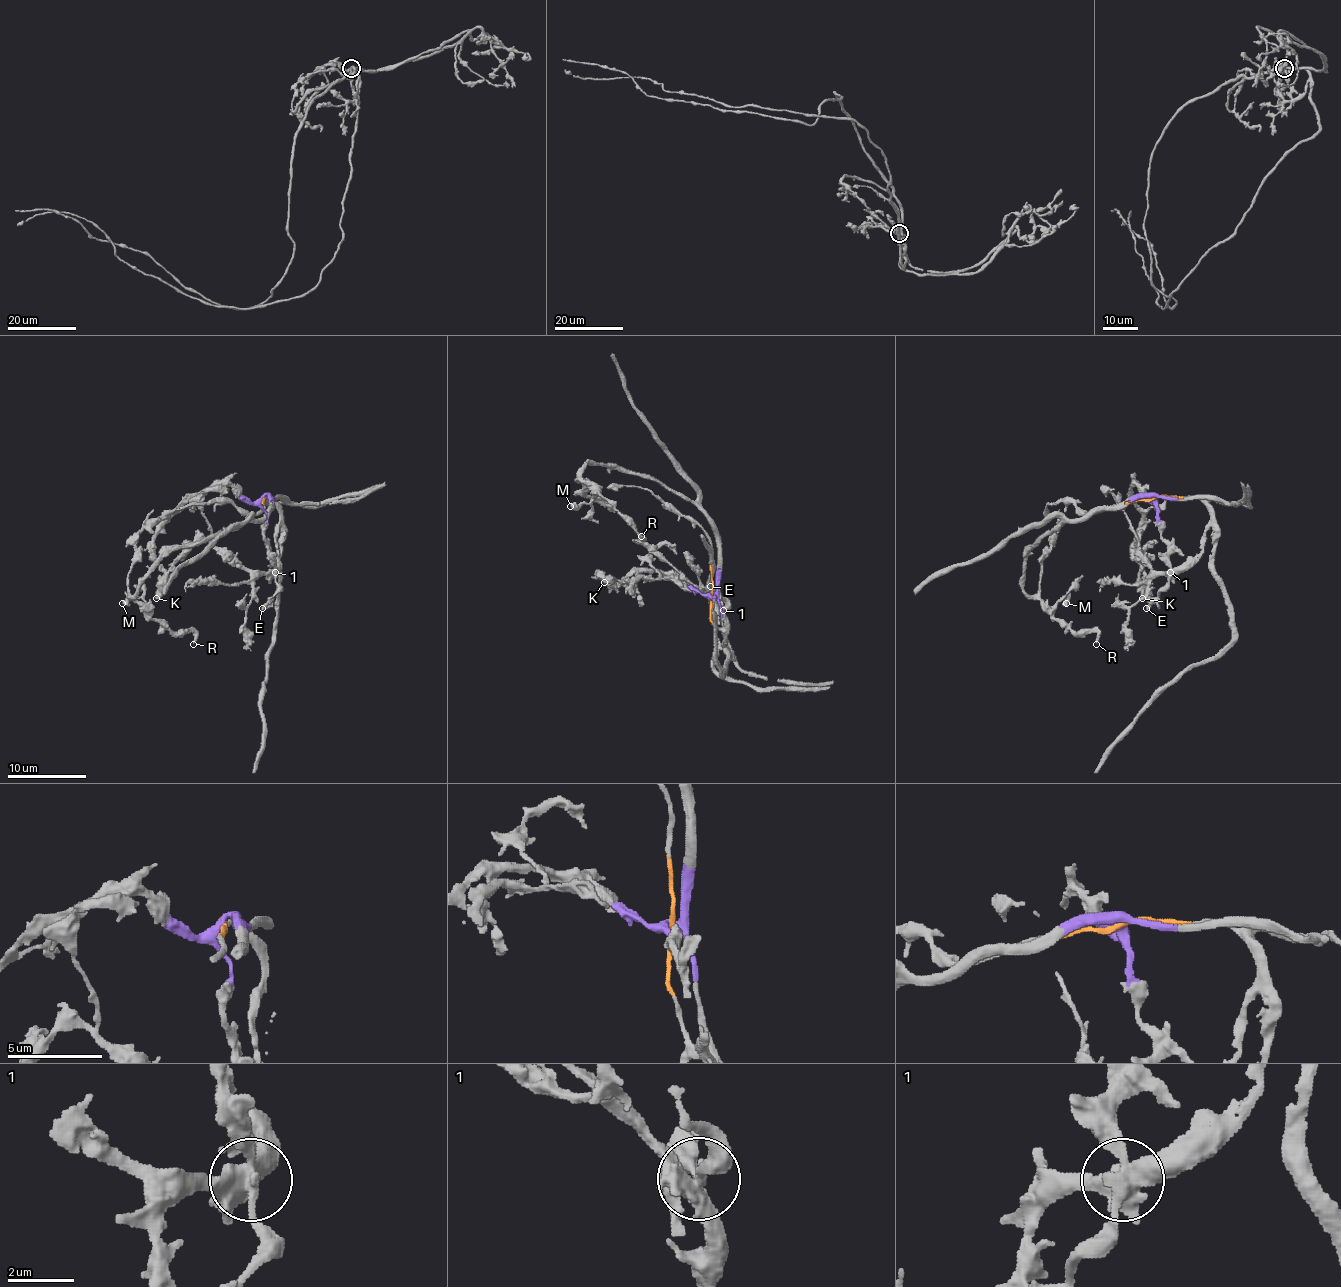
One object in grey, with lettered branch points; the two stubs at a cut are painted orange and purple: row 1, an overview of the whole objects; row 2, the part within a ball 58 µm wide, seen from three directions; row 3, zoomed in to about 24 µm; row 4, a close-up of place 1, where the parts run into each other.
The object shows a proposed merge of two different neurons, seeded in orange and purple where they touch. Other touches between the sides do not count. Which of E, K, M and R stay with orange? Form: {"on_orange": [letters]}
{"on_orange": ["K"]}

